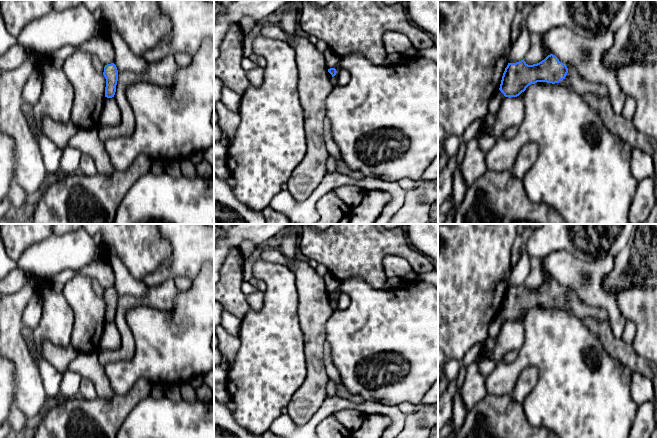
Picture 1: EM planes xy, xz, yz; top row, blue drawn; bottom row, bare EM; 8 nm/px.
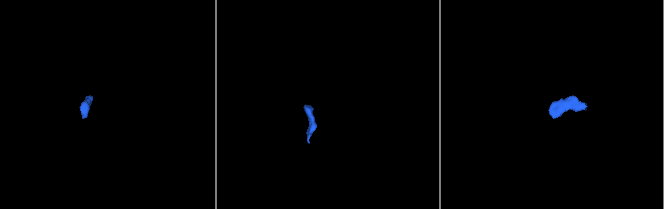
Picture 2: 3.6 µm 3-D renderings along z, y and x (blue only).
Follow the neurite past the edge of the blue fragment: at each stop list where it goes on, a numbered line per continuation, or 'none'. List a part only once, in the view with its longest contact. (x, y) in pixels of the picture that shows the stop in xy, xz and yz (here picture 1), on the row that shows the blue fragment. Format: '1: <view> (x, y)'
1: yz (573, 80)

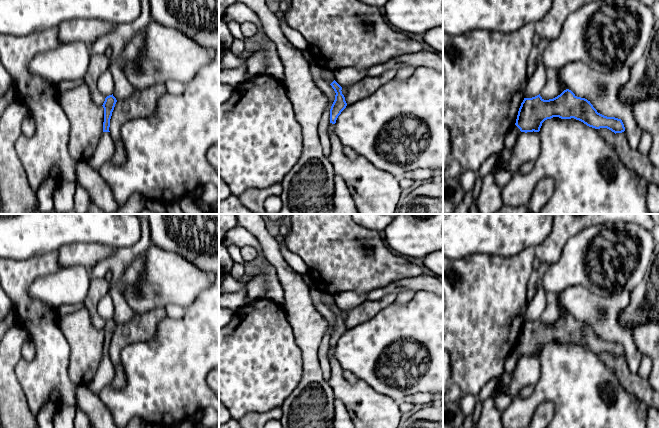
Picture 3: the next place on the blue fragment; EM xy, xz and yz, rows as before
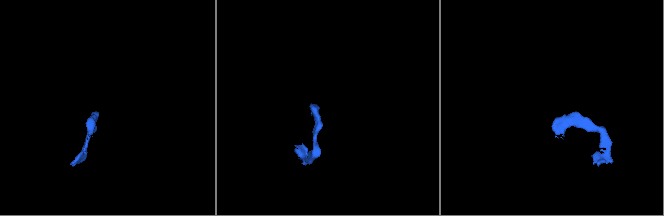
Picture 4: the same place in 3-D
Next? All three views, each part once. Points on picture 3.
none

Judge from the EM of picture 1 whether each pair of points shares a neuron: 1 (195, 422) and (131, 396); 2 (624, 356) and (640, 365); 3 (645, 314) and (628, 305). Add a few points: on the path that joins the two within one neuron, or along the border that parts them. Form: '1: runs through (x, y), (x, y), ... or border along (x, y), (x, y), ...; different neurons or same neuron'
1: border along (150, 394), (143, 398), (126, 418); different neurons
2: runs through (628, 357), (636, 363); same neuron
3: runs through (641, 310), (636, 305), (632, 305); same neuron

